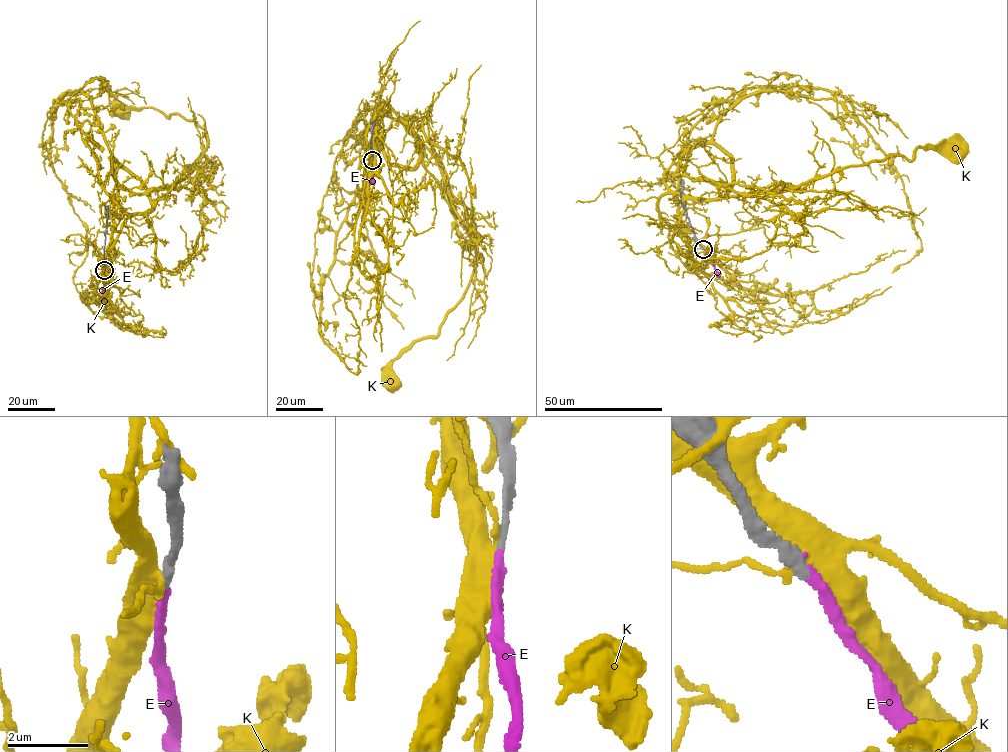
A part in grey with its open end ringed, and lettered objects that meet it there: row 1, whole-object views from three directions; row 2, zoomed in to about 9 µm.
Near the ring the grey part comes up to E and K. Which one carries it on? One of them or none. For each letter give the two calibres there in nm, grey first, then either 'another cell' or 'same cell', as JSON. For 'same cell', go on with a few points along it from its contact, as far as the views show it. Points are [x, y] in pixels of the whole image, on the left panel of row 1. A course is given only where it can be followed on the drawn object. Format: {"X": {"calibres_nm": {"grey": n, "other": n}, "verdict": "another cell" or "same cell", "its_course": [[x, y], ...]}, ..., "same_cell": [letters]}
{"E": {"calibres_nm": {"grey": 220, "other": 200}, "verdict": "same cell", "its_course": [[105, 270], [102, 294]]}, "K": {"calibres_nm": {"grey": 240, "other": 380}, "verdict": "another cell"}, "same_cell": ["E"]}

